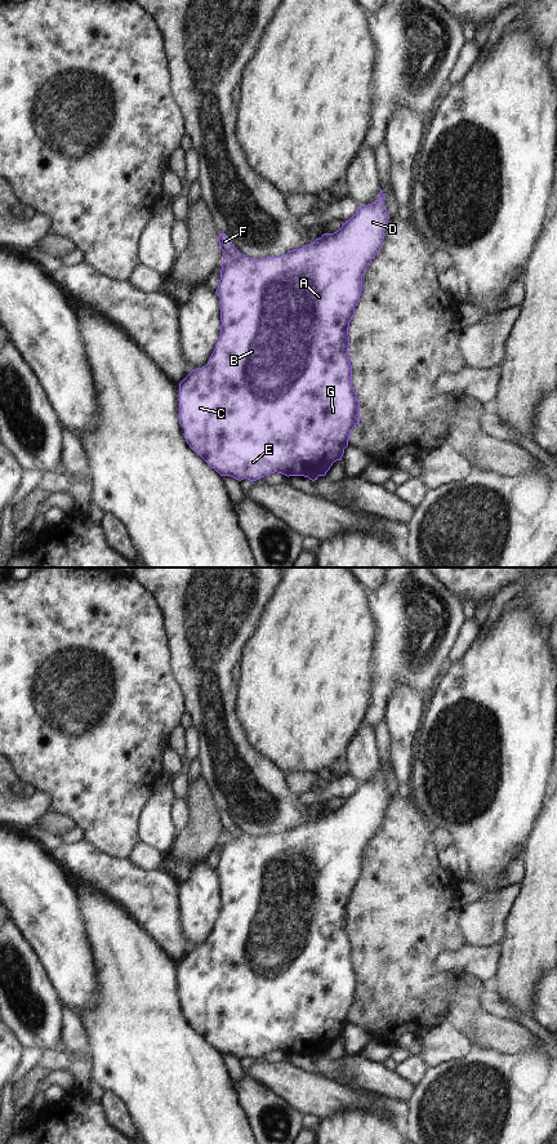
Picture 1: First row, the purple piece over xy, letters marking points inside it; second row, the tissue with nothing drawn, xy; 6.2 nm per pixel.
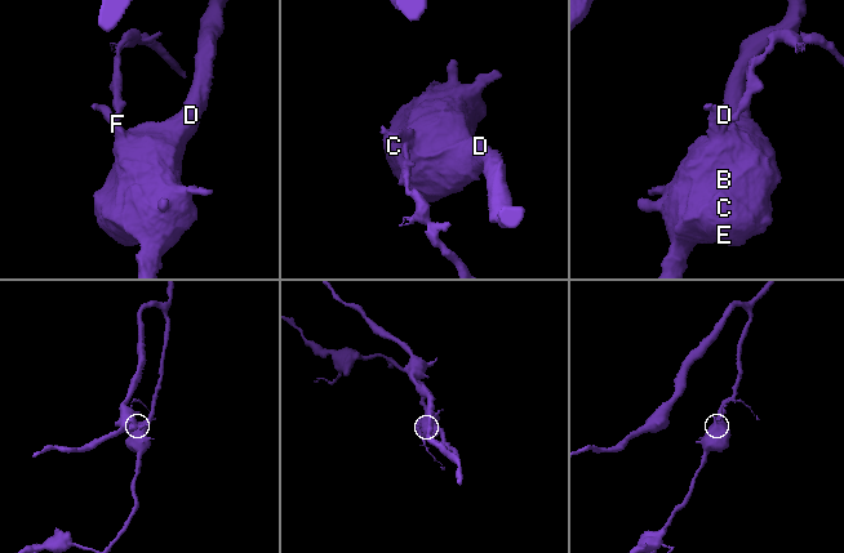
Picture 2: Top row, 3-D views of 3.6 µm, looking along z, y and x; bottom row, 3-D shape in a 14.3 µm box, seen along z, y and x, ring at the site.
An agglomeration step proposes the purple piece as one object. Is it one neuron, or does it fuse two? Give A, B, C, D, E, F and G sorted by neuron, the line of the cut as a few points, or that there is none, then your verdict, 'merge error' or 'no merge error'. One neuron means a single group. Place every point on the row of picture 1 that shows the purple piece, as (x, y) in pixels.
groups A B C D E G / F; cut xy (224, 256), (230, 258), (241, 257); merge error

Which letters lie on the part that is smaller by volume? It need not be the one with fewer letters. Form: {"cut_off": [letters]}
{"cut_off": ["F"]}

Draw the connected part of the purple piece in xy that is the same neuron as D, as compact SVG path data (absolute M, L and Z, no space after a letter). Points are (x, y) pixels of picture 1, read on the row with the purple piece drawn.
M379 192L379 199L371 204L362 205L356 214L334 233L324 233L303 248L288 251L281 257L268 257L263 259L250 259L241 255L240 259L223 258L220 280L215 294L220 298L220 335L215 348L202 368L192 370L179 383L179 424L184 428L184 439L190 448L197 453L220 476L231 476L239 481L248 478L257 481L269 473L282 473L285 476L304 476L315 481L318 476L325 476L334 462L342 460L344 449L348 446L349 435L360 423L360 402L352 387L352 365L348 355L349 322L355 315L355 307L360 302L362 293L362 277L369 263L379 253L384 231L389 215L384 205L386 196Z

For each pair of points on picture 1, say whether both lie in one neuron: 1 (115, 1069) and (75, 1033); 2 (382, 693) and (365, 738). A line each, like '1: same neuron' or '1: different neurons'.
1: different neurons
2: different neurons

